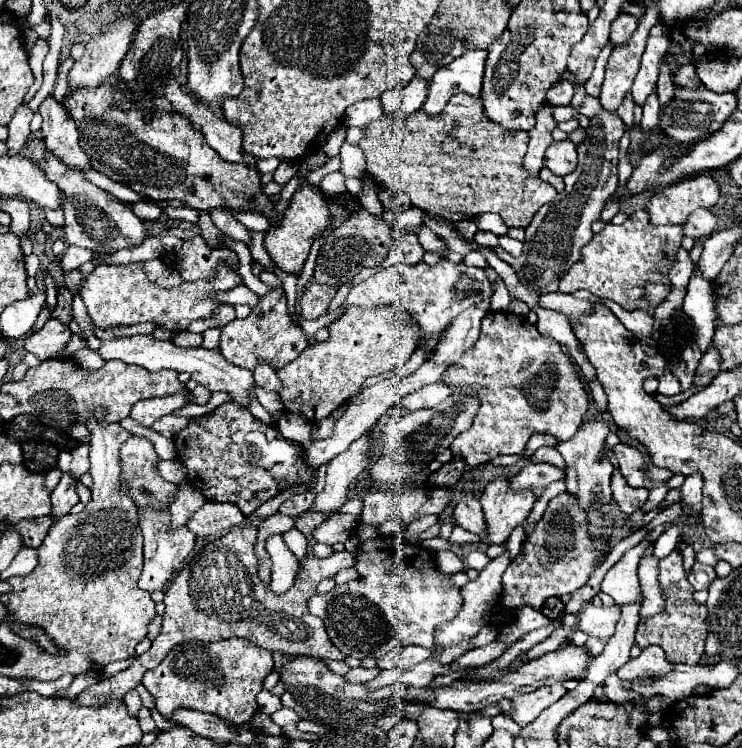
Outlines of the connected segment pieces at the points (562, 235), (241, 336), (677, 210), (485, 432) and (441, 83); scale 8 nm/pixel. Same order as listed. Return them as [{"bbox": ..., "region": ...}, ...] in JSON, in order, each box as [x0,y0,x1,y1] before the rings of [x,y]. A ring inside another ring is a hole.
[{"bbox":[508,111,624,293],"region":[[[604,111],[598,119],[590,121],[588,137],[580,143],[578,165],[574,173],[564,177],[566,189],[554,201],[542,205],[526,227],[524,251],[520,257],[508,259],[508,265],[522,277],[522,285],[532,293],[558,291],[560,273],[566,273],[582,255],[584,245],[592,239],[592,223],[600,217],[604,203],[618,189],[618,143],[624,133],[624,123],[618,115]]]},{"bbox":[220,289,308,369],"region":[[[276,289],[260,297],[258,305],[246,319],[234,319],[220,331],[220,353],[236,367],[254,369],[258,361],[266,361],[272,369],[294,361],[308,347],[308,339],[300,327],[296,327],[288,317],[286,295]]]},{"bbox":[646,175,718,225],"region":[[[698,175],[678,185],[666,187],[664,191],[656,193],[646,211],[650,213],[652,225],[684,225],[686,217],[698,207],[710,209],[718,201],[718,185],[712,177]]]},{"bbox":[444,311,590,467],"region":[[[490,311],[482,319],[478,341],[468,349],[468,367],[450,365],[444,375],[466,377],[456,379],[452,389],[484,395],[472,427],[450,445],[454,457],[462,457],[470,467],[488,463],[498,455],[522,453],[528,439],[536,433],[568,441],[578,431],[590,403],[586,385],[580,381],[578,369],[570,355],[562,351],[562,345],[552,337],[544,337],[526,317],[508,311]]]},{"bbox":[422,49,488,117],"region":[[[482,49],[468,51],[462,57],[454,59],[450,65],[440,67],[432,77],[432,81],[428,83],[428,97],[422,105],[422,111],[434,117],[442,113],[450,97],[454,97],[456,93],[480,95],[486,53],[488,51]]]}]

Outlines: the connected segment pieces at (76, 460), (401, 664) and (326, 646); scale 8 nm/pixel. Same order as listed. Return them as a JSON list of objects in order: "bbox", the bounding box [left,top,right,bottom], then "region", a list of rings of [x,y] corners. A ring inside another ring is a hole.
[{"bbox":[70,445,90,479],"region":[[[80,445],[80,447],[76,447],[76,449],[72,451],[72,469],[70,469],[70,473],[72,473],[76,479],[80,479],[80,477],[82,477],[84,473],[88,473],[88,469],[90,469],[88,451],[90,451],[88,445]]]},{"bbox":[378,645,430,669],"region":[[[408,645],[408,647],[400,647],[390,651],[388,655],[378,659],[378,669],[406,669],[412,665],[418,665],[420,661],[428,659],[430,651],[424,647],[416,647],[416,645]]]},{"bbox":[80,527,354,703],"region":[[[236,527],[228,535],[208,543],[196,557],[192,557],[180,573],[174,577],[170,587],[164,593],[166,611],[162,615],[162,631],[152,641],[152,647],[136,657],[136,661],[120,671],[118,675],[90,685],[80,701],[84,703],[98,703],[98,699],[122,699],[124,693],[132,691],[136,683],[140,683],[142,675],[148,669],[160,665],[160,661],[168,655],[174,645],[180,645],[190,639],[202,641],[220,641],[230,637],[242,637],[254,641],[256,645],[268,651],[280,651],[294,657],[314,657],[314,659],[344,659],[334,643],[328,639],[324,623],[320,617],[308,613],[308,599],[316,595],[316,587],[322,579],[334,577],[338,571],[354,567],[354,553],[342,551],[334,553],[328,559],[318,559],[308,555],[302,573],[292,585],[290,591],[284,595],[274,595],[268,587],[264,587],[258,579],[258,559],[254,553],[256,545],[256,527]]]}]

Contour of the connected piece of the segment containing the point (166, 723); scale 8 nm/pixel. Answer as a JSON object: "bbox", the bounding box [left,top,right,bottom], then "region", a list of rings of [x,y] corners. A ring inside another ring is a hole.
{"bbox":[150,709,183,731],"region":[[[156,709],[150,710],[150,713],[156,723],[156,727],[158,727],[160,731],[167,731],[170,729],[170,727],[175,727],[175,726],[183,727],[181,724],[176,723],[173,720],[164,719]]]}

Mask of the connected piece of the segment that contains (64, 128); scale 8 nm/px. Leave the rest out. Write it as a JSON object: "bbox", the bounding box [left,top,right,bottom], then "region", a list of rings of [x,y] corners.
{"bbox":[38,97,90,169],"region":[[[46,97],[38,113],[44,119],[42,131],[46,135],[46,147],[58,155],[64,165],[70,165],[74,169],[90,169],[90,157],[86,157],[86,151],[80,149],[78,127],[68,117],[68,111],[54,97]]]}

